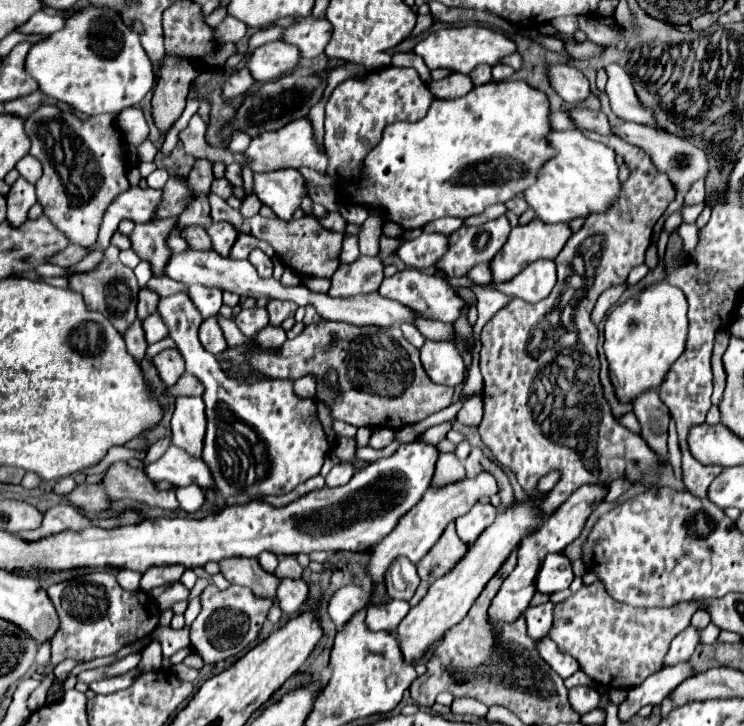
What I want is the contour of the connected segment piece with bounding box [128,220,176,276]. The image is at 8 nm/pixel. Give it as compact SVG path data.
M176 220L146 222L146 224L134 226L134 230L128 234L132 250L142 260L152 264L154 276L164 274L164 264L168 262L168 256L172 254L166 246L166 236L172 232L174 224L176 224Z

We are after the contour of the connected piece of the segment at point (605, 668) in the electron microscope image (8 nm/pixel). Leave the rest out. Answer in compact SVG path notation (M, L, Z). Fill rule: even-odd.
M594 582L554 606L554 624L548 636L562 652L570 652L578 660L580 670L602 688L632 688L660 670L668 644L688 628L694 612L706 608L706 600L680 602L672 608L630 608L612 600L600 588L600 582Z

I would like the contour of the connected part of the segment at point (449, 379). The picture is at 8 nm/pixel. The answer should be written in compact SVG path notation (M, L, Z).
M426 340L420 348L420 360L432 382L446 386L458 386L464 382L464 360L448 342Z

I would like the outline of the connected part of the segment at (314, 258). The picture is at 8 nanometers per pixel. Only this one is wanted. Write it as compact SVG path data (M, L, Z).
M214 194L210 196L210 216L214 222L230 222L230 224L234 224L234 228L238 232L252 234L260 240L266 240L274 248L274 252L278 254L282 264L286 268L290 268L294 274L298 274L300 278L306 278L306 276L330 278L332 272L336 272L336 268L338 268L338 254L342 248L344 234L324 230L314 216L304 216L300 220L290 220L290 222L276 220L276 218L262 218L260 214L256 214L252 218L244 218L238 210L230 208L226 204L226 200L222 200L220 196L214 196Z

